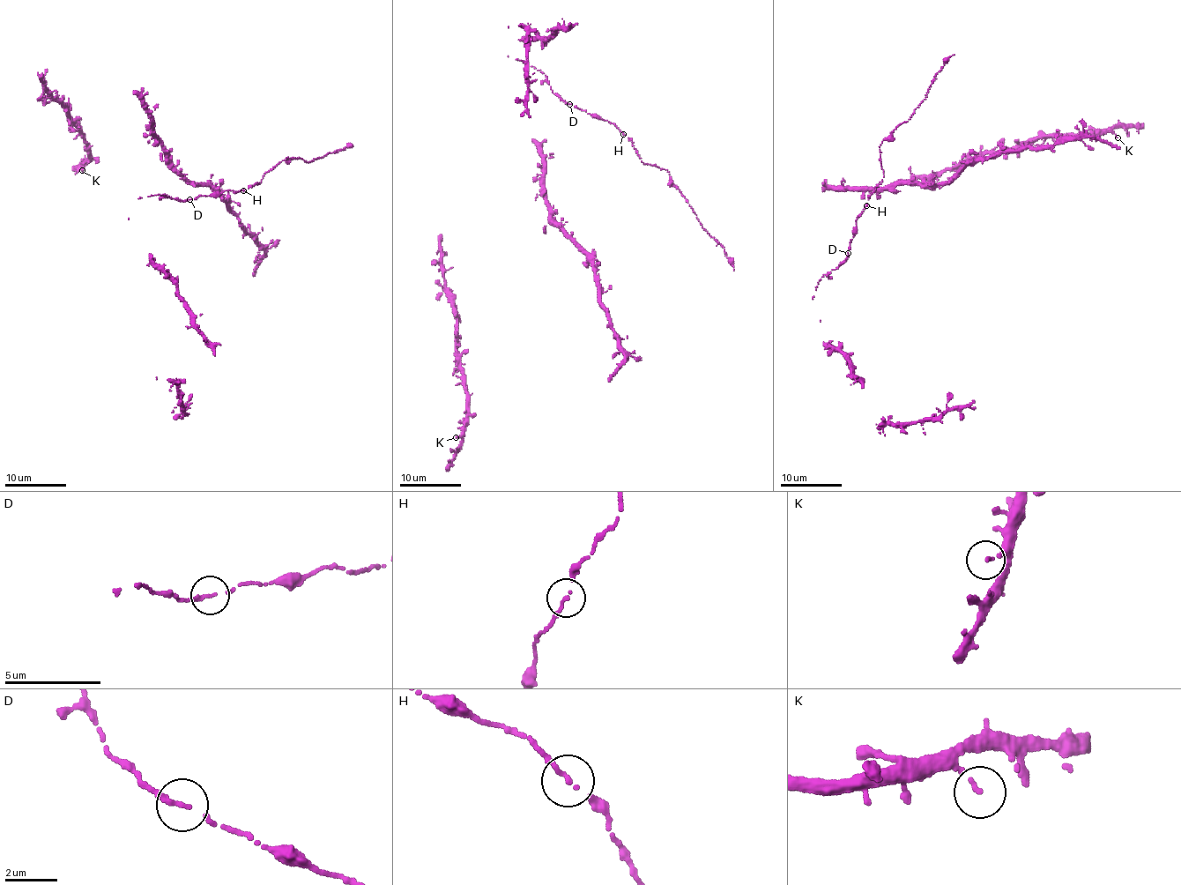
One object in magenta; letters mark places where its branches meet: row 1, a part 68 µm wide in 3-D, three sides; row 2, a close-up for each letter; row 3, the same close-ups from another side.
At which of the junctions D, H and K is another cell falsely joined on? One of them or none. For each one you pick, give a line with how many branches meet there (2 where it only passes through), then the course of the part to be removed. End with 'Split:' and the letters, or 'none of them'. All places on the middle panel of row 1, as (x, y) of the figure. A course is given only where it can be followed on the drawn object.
Split: none of them

